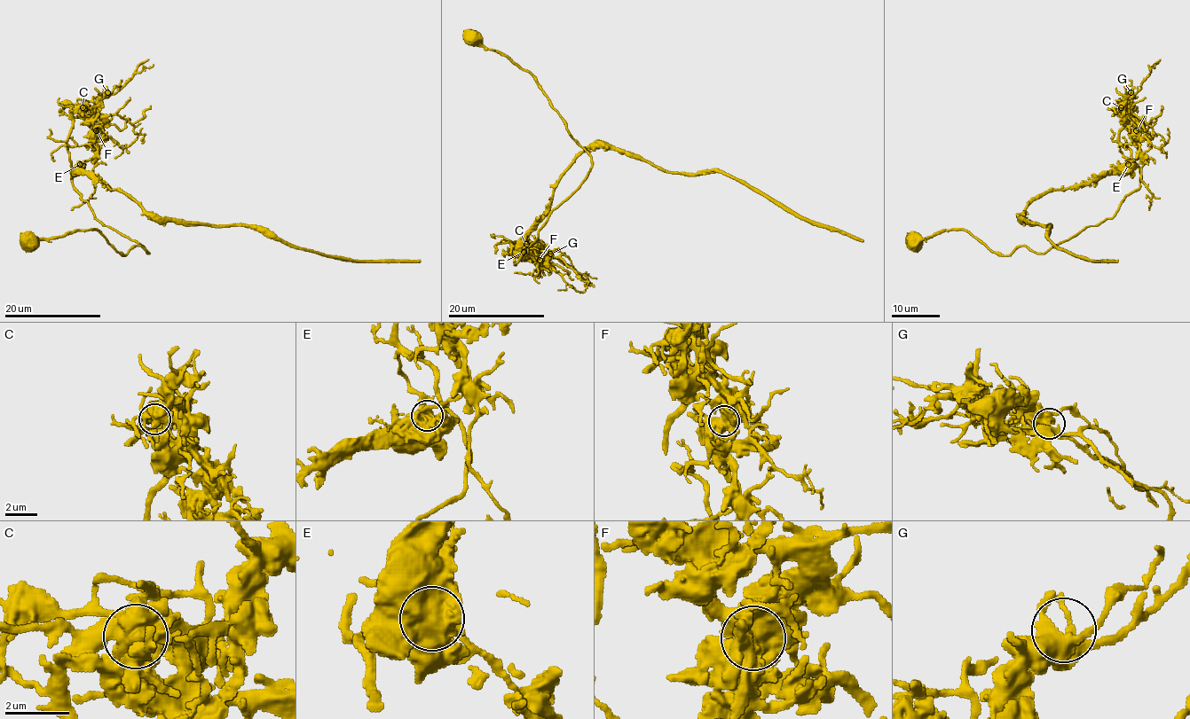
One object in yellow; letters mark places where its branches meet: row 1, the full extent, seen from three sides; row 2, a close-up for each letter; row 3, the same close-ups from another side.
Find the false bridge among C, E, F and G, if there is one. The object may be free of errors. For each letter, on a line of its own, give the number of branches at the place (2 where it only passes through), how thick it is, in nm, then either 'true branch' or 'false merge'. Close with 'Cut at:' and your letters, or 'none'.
C: 4 | 650 nm | true branch
E: 3 | 700 nm | false merge
F: 3 | 650 nm | true branch
G: 3 | 280 nm | true branch
Cut at: E

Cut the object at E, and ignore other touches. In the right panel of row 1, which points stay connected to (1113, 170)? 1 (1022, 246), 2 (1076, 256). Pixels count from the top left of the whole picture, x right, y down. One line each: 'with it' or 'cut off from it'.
1: cut off from it
2: with it

